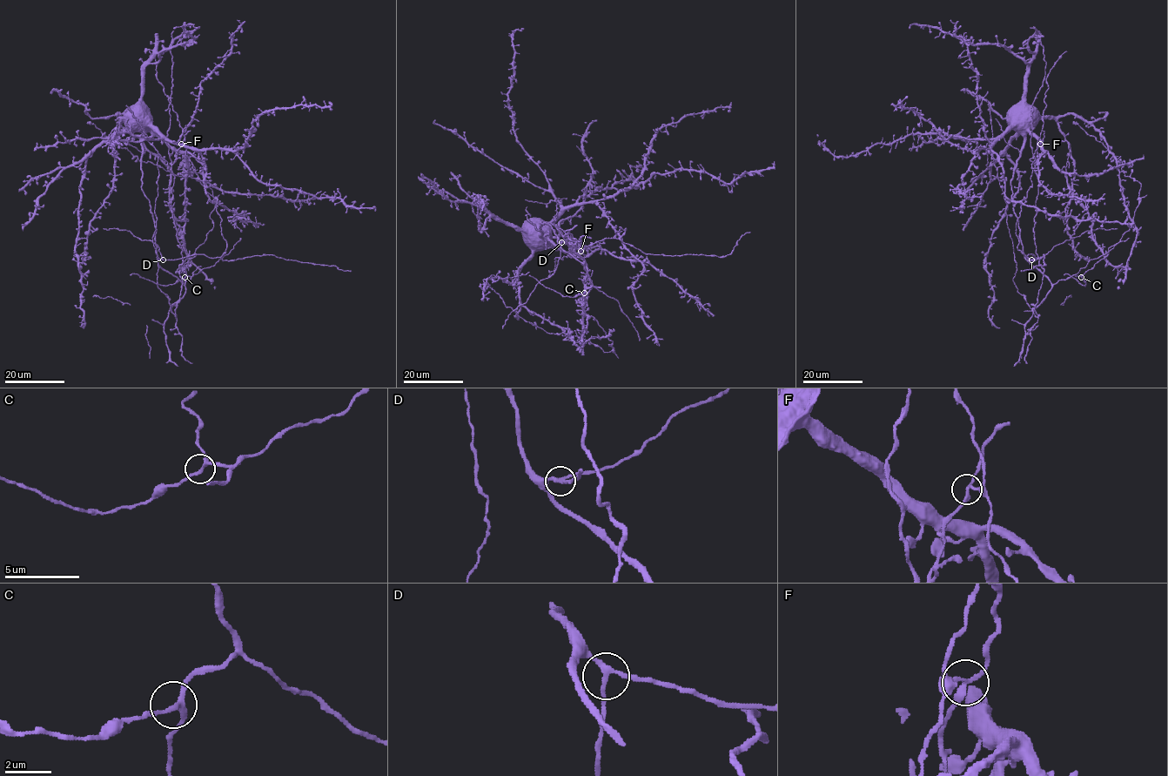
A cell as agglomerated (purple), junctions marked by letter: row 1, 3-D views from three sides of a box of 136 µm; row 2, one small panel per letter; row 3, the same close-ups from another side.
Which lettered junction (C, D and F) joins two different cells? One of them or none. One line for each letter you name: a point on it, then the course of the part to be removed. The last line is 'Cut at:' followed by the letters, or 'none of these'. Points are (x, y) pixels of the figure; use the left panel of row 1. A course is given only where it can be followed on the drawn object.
F: at (181, 144); foreign part runs (181, 144), (171, 207), (183, 284), (171, 306), (157, 287), (152, 237), (158, 154), (126, 104)
Cut at: F

